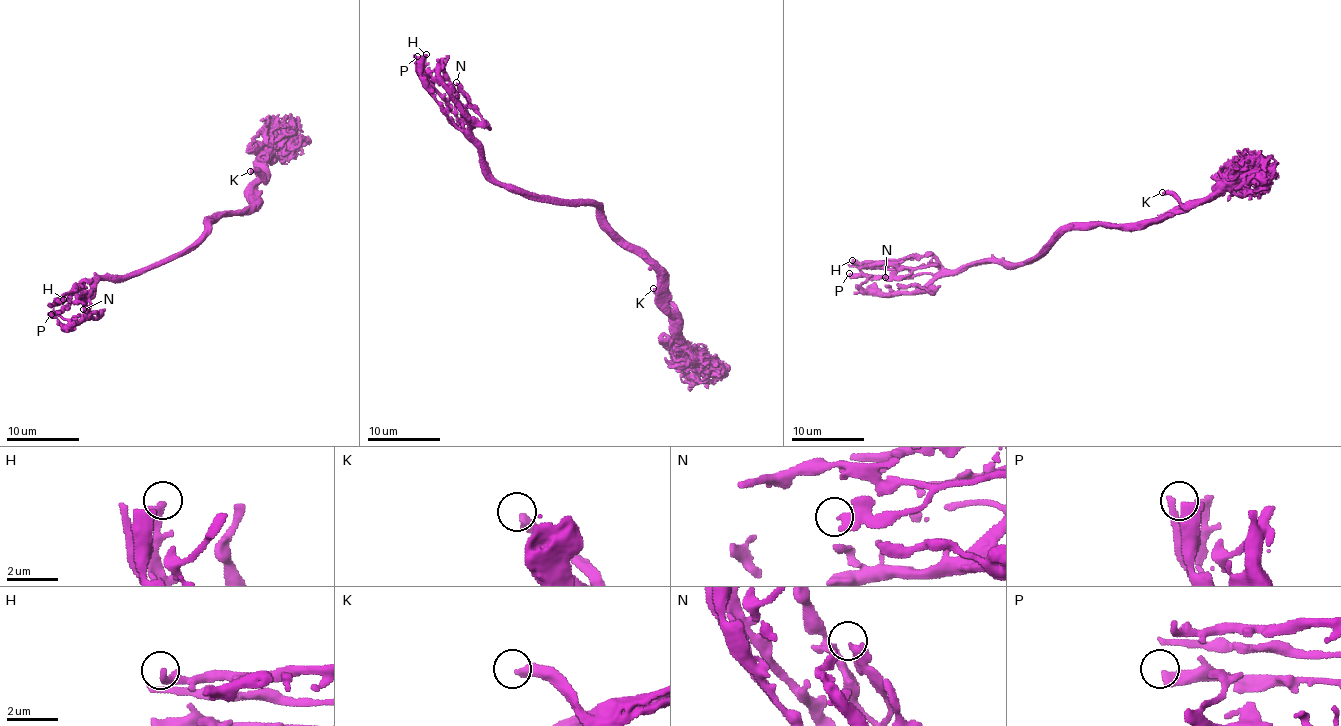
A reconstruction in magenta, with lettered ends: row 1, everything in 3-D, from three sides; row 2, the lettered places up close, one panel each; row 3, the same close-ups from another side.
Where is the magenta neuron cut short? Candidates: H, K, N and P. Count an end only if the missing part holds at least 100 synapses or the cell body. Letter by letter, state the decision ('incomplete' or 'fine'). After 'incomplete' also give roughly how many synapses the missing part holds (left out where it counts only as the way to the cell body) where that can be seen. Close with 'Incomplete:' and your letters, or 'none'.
H: fine
K: incomplete
N: fine
P: fine
Incomplete: K

